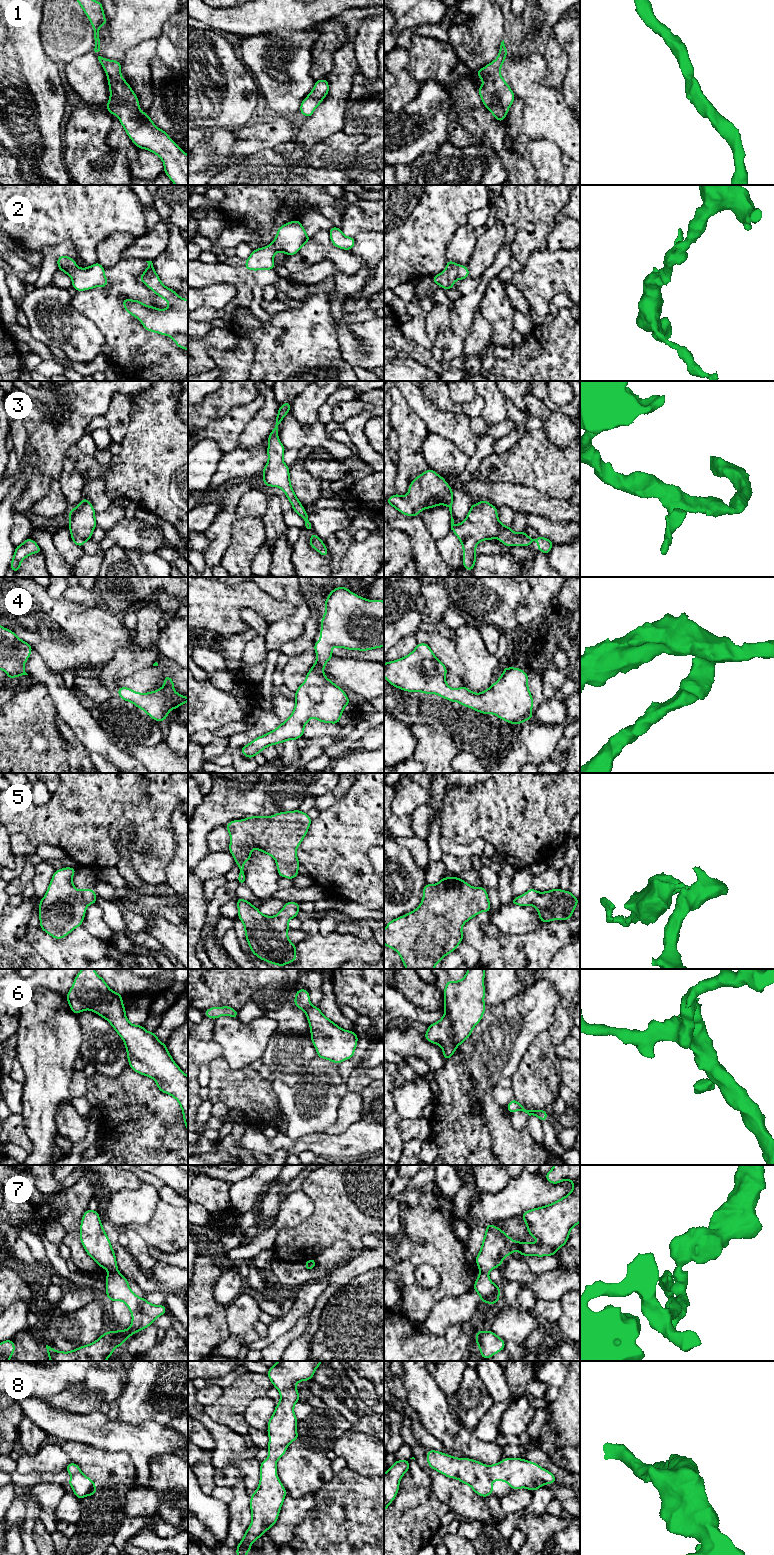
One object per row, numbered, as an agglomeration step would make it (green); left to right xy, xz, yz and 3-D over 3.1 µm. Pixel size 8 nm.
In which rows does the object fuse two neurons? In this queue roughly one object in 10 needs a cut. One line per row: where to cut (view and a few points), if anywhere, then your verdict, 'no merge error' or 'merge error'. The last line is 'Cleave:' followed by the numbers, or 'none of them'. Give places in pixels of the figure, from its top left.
1: cut none; no merge error
2: cut none; no merge error
3: cut none; no merge error
4: cut none; no merge error
5: cut none; no merge error
6: cut none; no merge error
7: cut xy (117, 1270), (109, 1273); merge error
8: cut none; no merge error
Cleave: 7

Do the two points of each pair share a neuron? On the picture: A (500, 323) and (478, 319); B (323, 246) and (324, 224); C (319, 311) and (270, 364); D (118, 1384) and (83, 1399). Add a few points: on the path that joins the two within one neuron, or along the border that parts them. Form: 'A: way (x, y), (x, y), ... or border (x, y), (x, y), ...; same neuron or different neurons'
A: border (478, 307), (491, 328), (492, 342); different neurons
B: border (327, 230), (319, 230), (311, 237); different neurons
C: way (309, 324), (282, 351); same neuron
D: way (109, 1385), (99, 1386), (92, 1392); same neuron

